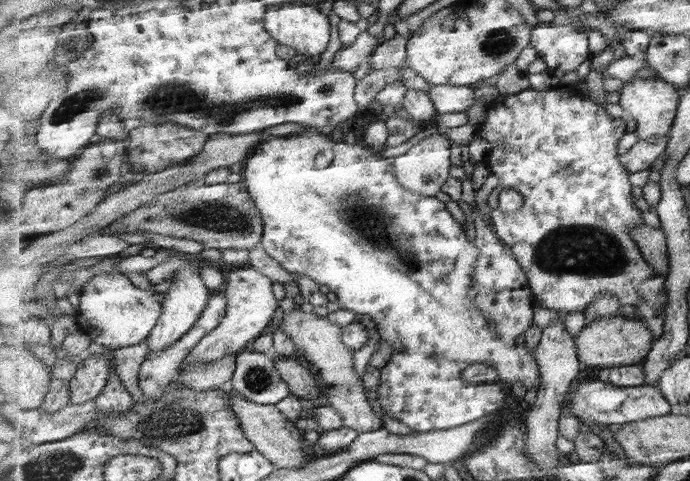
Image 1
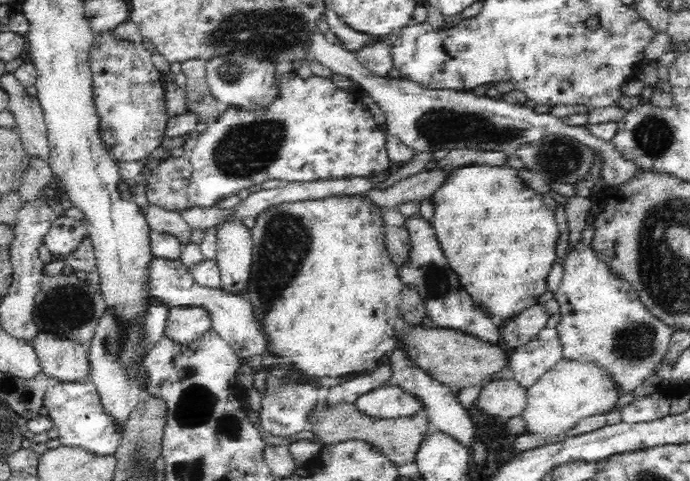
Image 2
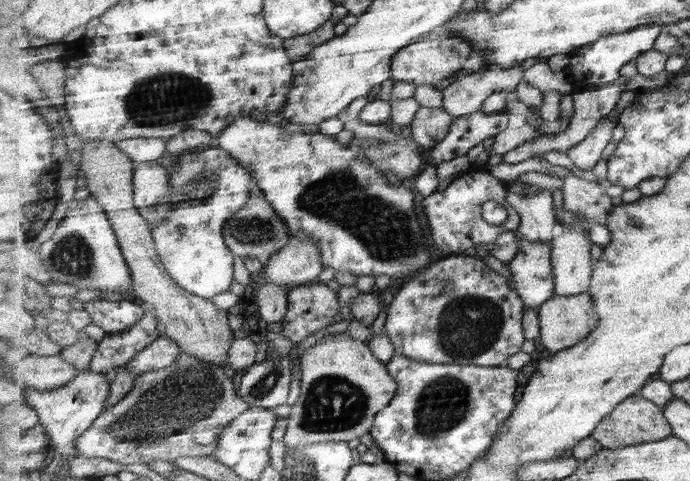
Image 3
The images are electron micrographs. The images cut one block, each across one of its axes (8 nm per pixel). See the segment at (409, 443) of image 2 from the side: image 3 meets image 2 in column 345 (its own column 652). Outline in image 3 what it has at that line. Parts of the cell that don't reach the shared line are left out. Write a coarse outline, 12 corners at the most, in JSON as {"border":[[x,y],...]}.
{"border":[[637,394],[591,434],[620,449],[674,435],[665,411]]}

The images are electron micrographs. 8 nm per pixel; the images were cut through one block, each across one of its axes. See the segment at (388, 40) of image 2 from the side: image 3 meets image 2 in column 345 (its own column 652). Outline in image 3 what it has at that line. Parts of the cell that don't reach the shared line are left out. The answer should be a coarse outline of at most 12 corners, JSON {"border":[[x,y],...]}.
{"border":[[661,25],[601,38],[570,54],[581,91],[615,82],[653,51]]}

